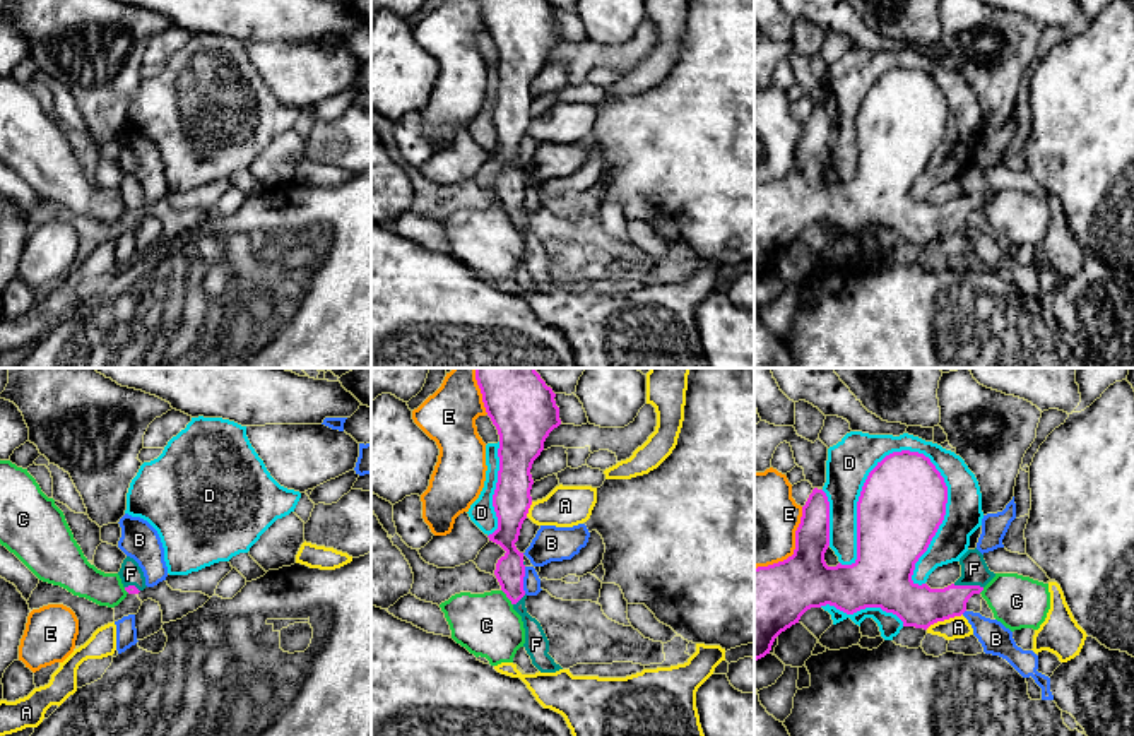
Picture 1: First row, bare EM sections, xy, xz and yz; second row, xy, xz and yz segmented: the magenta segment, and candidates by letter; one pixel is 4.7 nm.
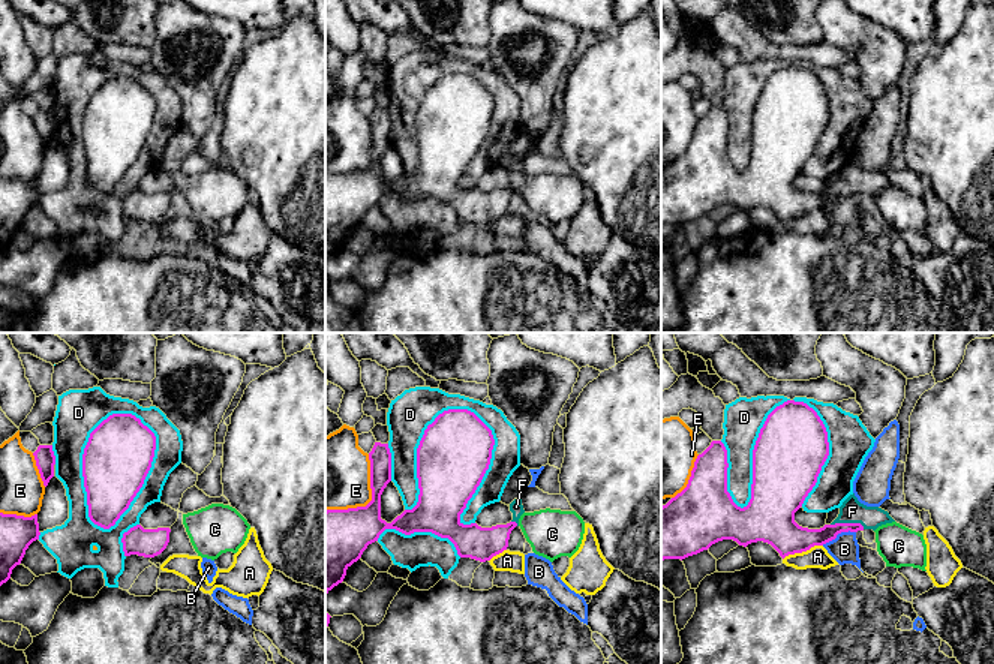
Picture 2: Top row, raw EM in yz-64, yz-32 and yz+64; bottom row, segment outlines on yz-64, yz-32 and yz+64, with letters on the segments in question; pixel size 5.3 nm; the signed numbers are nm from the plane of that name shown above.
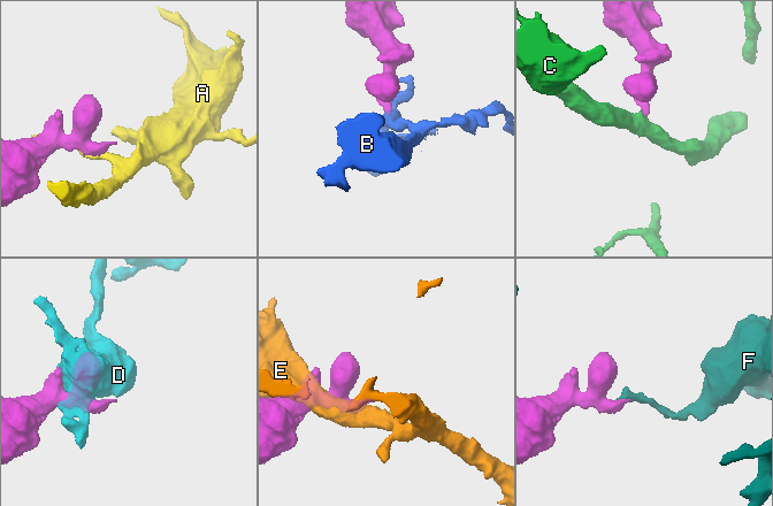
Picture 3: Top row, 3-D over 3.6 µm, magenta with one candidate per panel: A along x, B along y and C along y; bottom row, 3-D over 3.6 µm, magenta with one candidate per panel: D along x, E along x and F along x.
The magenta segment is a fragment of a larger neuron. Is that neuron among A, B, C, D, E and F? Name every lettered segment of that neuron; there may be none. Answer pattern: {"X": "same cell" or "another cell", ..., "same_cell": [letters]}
{"A": "another cell", "B": "another cell", "C": "another cell", "D": "another cell", "E": "another cell", "F": "same cell", "same_cell": ["F"]}

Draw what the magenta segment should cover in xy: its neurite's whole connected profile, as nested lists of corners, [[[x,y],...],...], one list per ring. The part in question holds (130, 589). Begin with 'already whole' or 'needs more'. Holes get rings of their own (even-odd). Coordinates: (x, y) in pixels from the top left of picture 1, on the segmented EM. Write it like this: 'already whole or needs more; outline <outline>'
needs more; outline [[[127,556],[121,563],[121,568],[118,572],[120,579],[121,579],[121,584],[125,587],[125,591],[128,594],[139,594],[140,591],[144,591],[147,585],[145,585],[145,577],[144,577],[144,572],[142,568],[139,567],[139,563]]]

